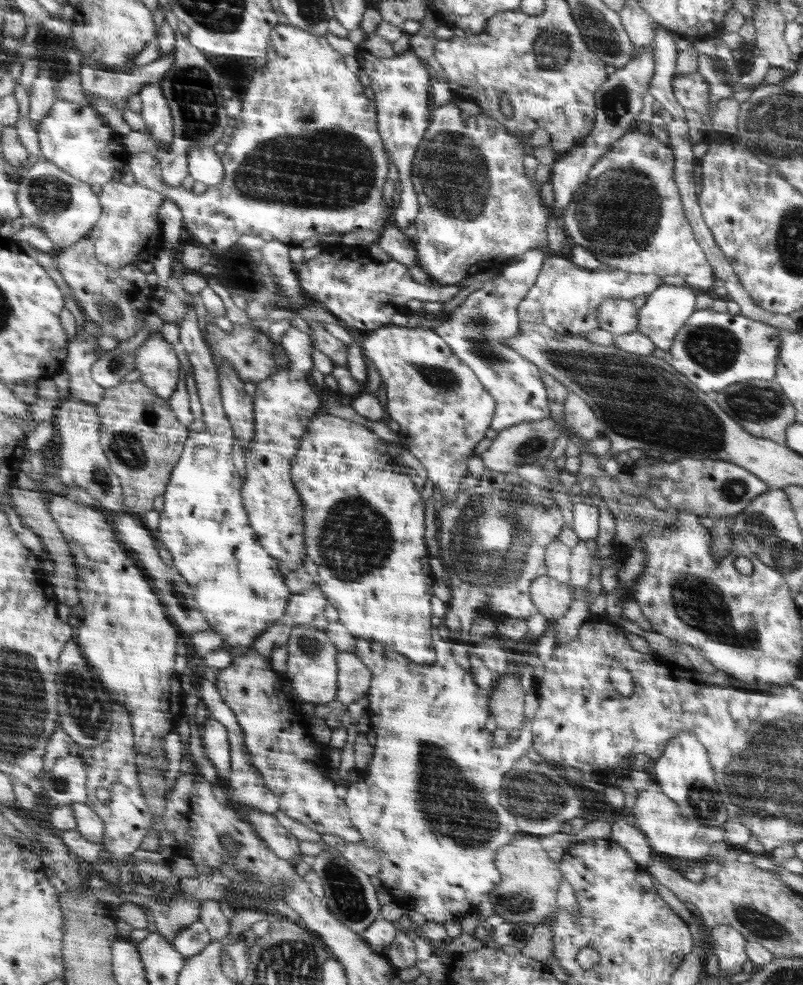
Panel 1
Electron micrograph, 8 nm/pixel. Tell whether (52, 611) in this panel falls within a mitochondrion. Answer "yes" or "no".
no

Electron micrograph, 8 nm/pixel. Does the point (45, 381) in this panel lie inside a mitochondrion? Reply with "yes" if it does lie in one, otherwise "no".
no

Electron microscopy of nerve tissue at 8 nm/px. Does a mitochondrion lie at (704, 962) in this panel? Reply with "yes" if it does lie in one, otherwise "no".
no

